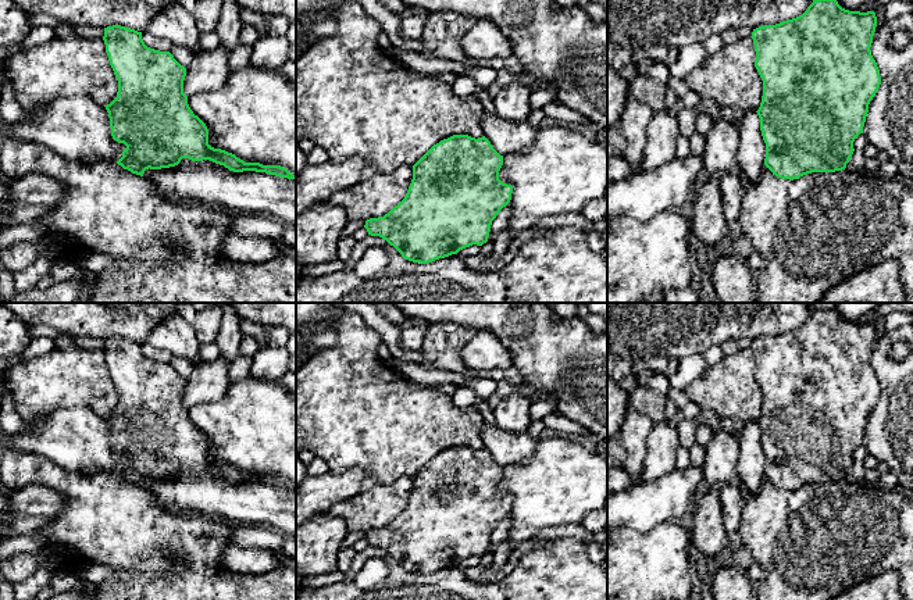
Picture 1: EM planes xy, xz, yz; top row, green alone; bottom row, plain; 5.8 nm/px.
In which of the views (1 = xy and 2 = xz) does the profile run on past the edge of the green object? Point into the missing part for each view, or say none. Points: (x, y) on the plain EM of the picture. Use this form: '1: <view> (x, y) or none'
1: none
2: none

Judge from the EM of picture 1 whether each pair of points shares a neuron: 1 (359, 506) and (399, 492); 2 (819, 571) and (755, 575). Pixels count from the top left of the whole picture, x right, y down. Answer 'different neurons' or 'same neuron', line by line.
1: same neuron
2: different neurons

